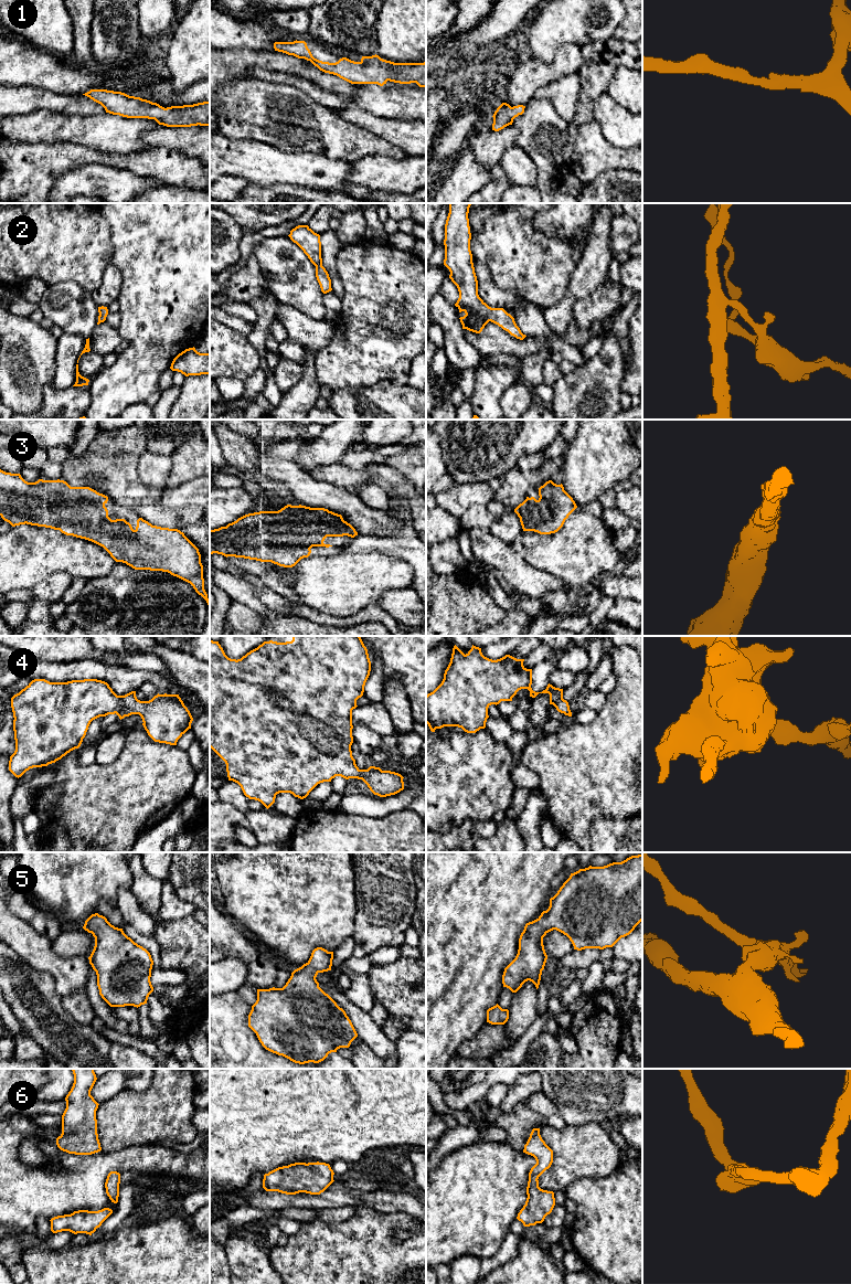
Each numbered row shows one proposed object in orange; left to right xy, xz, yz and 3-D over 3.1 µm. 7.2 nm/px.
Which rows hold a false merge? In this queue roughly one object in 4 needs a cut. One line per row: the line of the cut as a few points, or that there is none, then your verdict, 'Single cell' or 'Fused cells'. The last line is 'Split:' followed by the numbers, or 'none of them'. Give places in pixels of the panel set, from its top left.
1: No split. Single cell
2: No split. Single cell
3: No split. Single cell
4: No split. Single cell
5: No split. Single cell
6: No split. Single cell
Split: none of them

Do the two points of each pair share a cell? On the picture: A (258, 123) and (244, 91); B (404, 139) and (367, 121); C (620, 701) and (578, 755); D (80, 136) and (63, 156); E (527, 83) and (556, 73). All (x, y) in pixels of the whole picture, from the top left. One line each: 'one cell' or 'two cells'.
A: one cell
B: one cell
C: one cell
D: two cells
E: one cell

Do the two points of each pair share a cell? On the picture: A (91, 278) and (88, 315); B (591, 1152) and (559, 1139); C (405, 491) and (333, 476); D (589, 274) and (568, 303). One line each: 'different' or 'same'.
A: different
B: same
C: same
D: same

